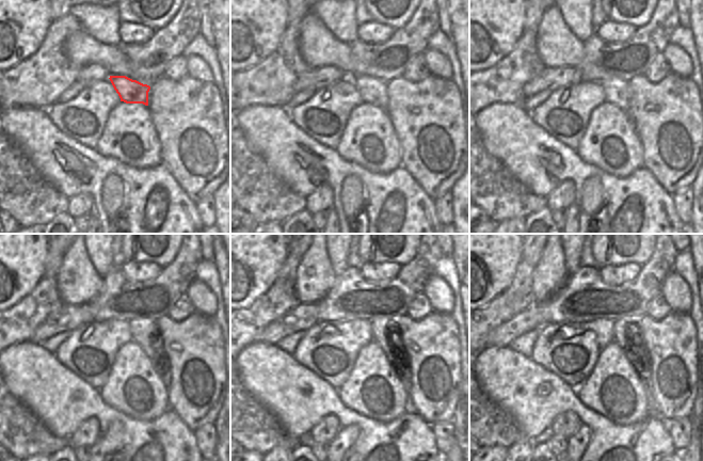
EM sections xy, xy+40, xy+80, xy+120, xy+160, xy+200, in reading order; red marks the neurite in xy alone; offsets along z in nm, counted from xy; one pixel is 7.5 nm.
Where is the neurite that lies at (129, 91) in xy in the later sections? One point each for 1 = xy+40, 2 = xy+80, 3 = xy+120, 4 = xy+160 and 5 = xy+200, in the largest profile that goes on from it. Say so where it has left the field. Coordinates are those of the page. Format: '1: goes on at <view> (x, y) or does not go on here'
1: goes on at xy+40 (373, 91)
2: goes on at xy+80 (616, 91)
3: goes on at xy+120 (142, 330)
4: goes on at xy+160 (383, 329)
5: goes on at xy+200 (625, 331)

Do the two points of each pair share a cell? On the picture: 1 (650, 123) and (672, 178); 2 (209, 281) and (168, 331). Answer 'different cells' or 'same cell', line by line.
1: same cell
2: different cells

